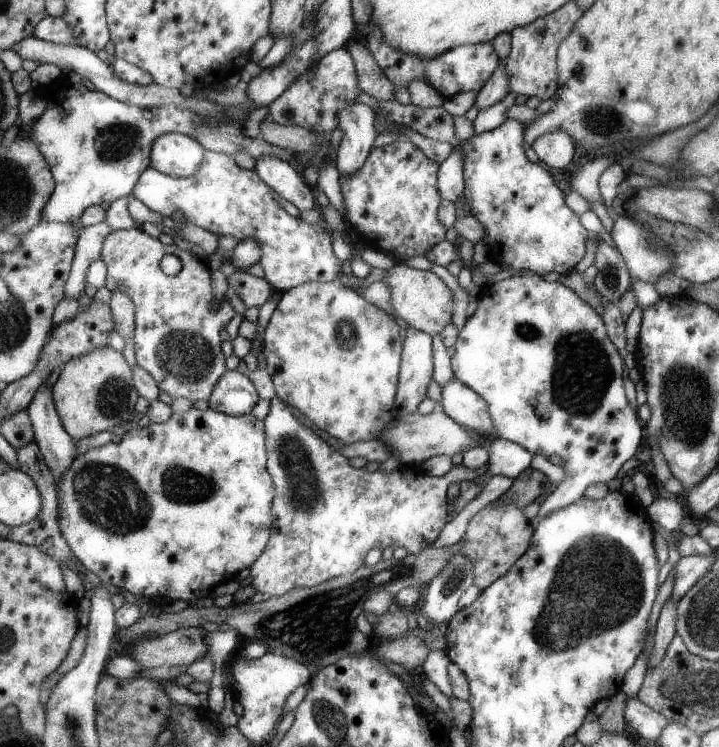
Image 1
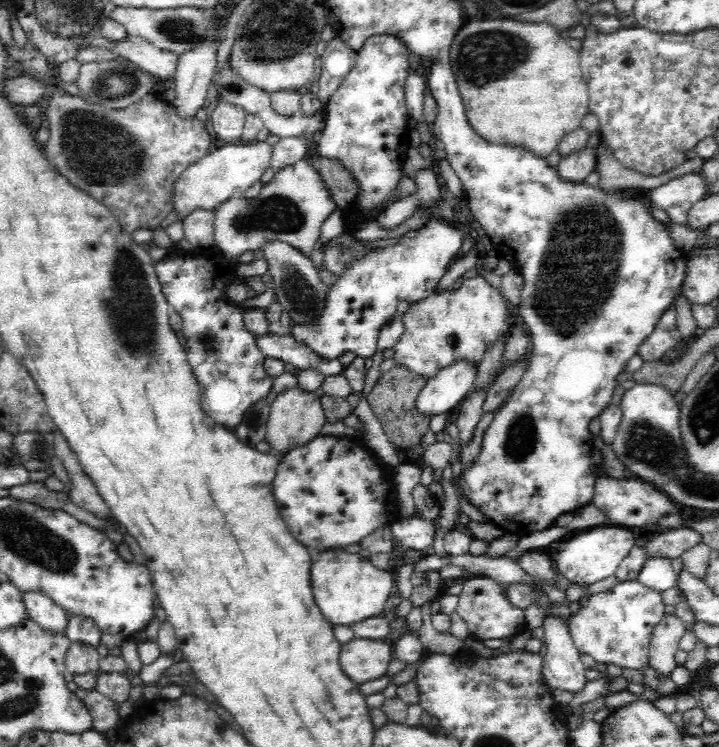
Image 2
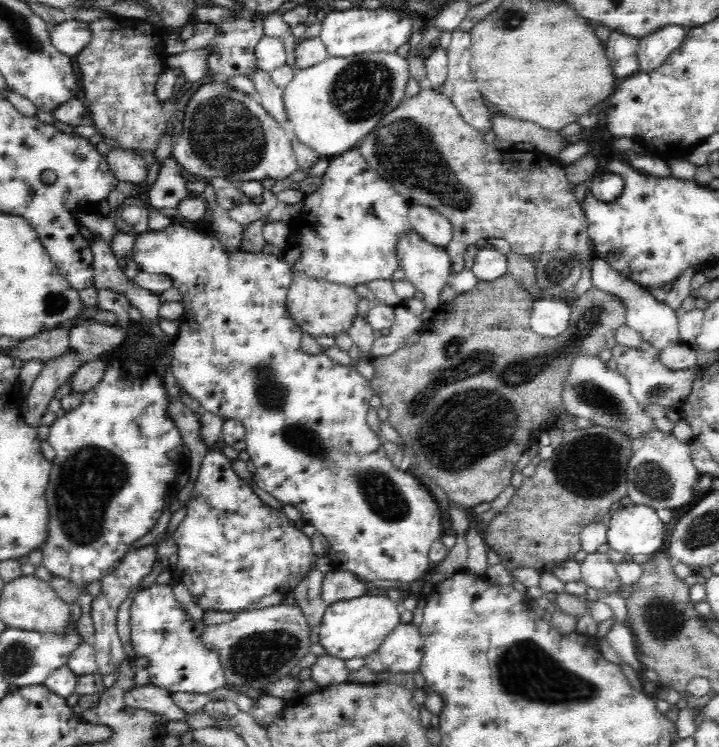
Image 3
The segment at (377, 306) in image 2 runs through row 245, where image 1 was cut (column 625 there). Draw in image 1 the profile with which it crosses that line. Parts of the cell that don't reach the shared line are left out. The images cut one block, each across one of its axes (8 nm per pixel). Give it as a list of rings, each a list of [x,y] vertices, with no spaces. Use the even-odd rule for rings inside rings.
[[[523,270],[495,284],[484,284],[477,292],[477,308],[458,333],[450,368],[453,376],[488,404],[493,432],[499,439],[513,442],[531,455],[555,455],[563,461],[565,476],[540,500],[539,512],[530,521],[534,526],[547,513],[583,496],[590,484],[605,485],[611,480],[619,466],[634,456],[643,436],[641,424],[627,408],[619,380],[623,374],[619,352],[607,338],[601,318],[573,290]]]

